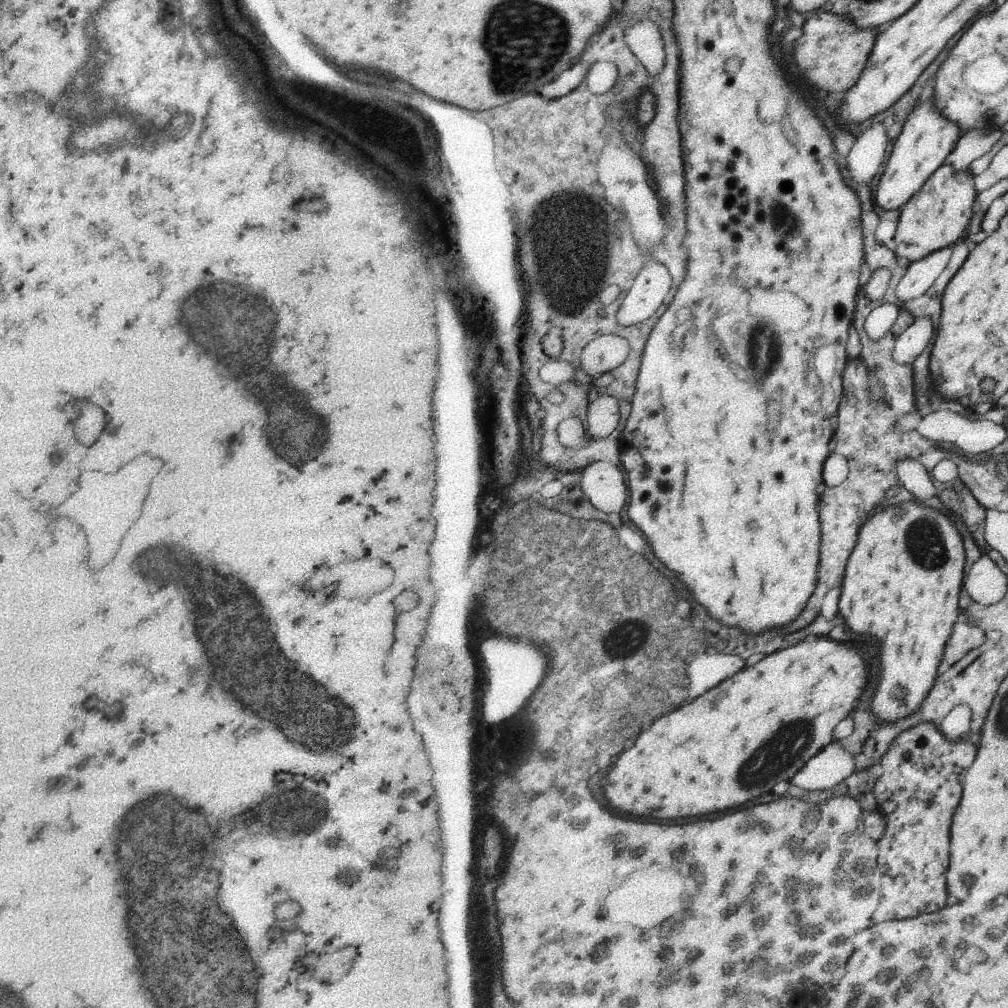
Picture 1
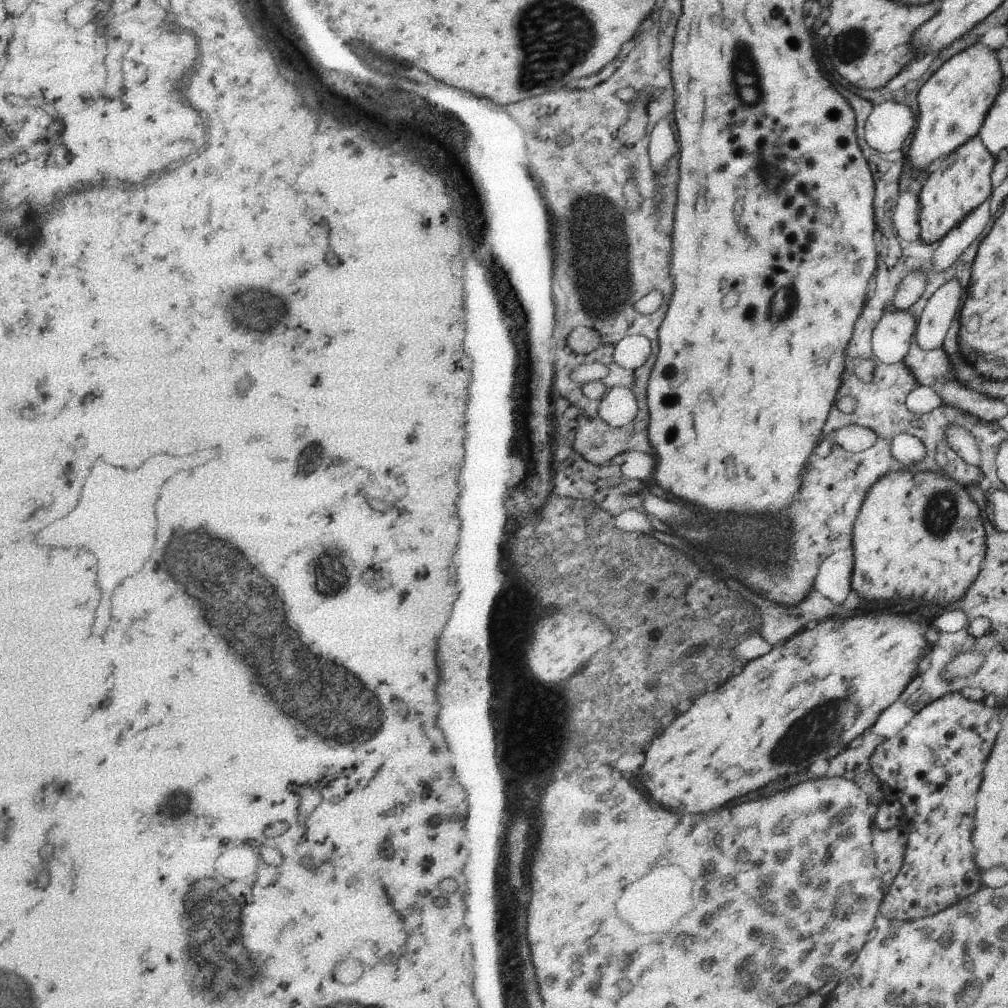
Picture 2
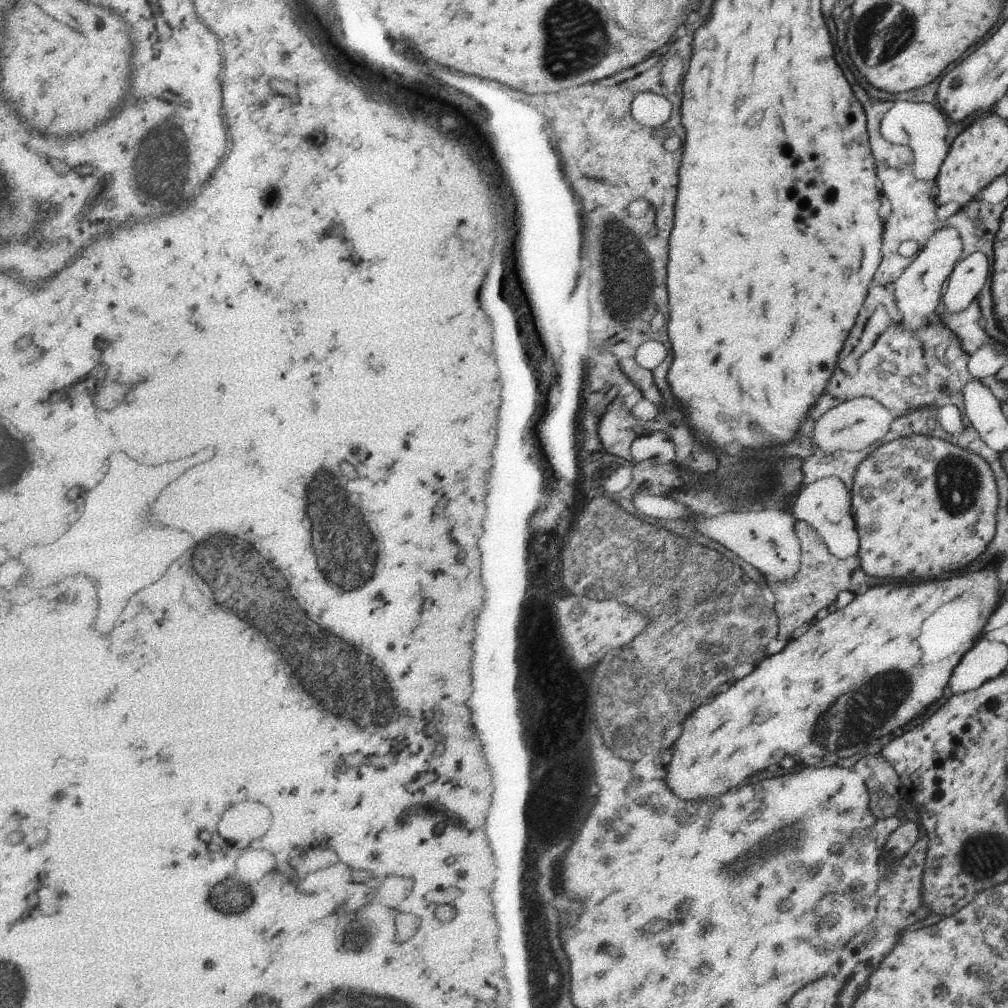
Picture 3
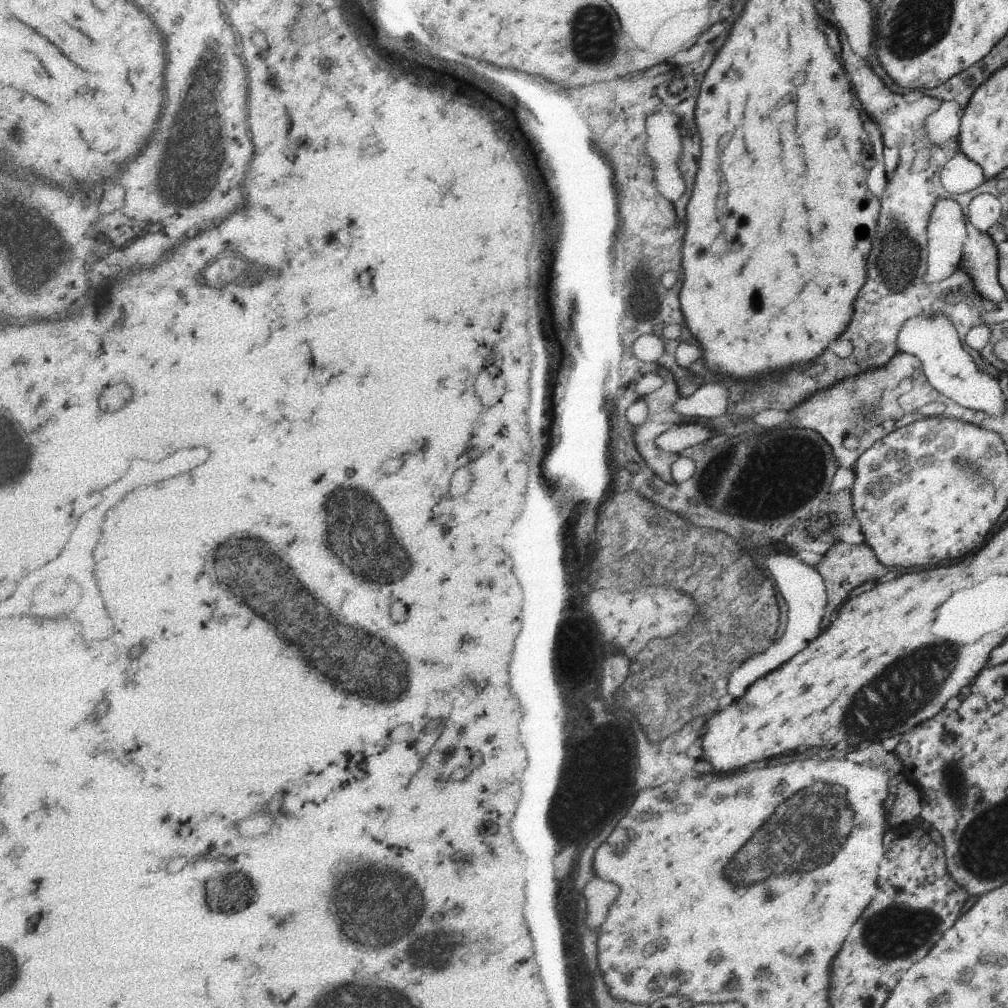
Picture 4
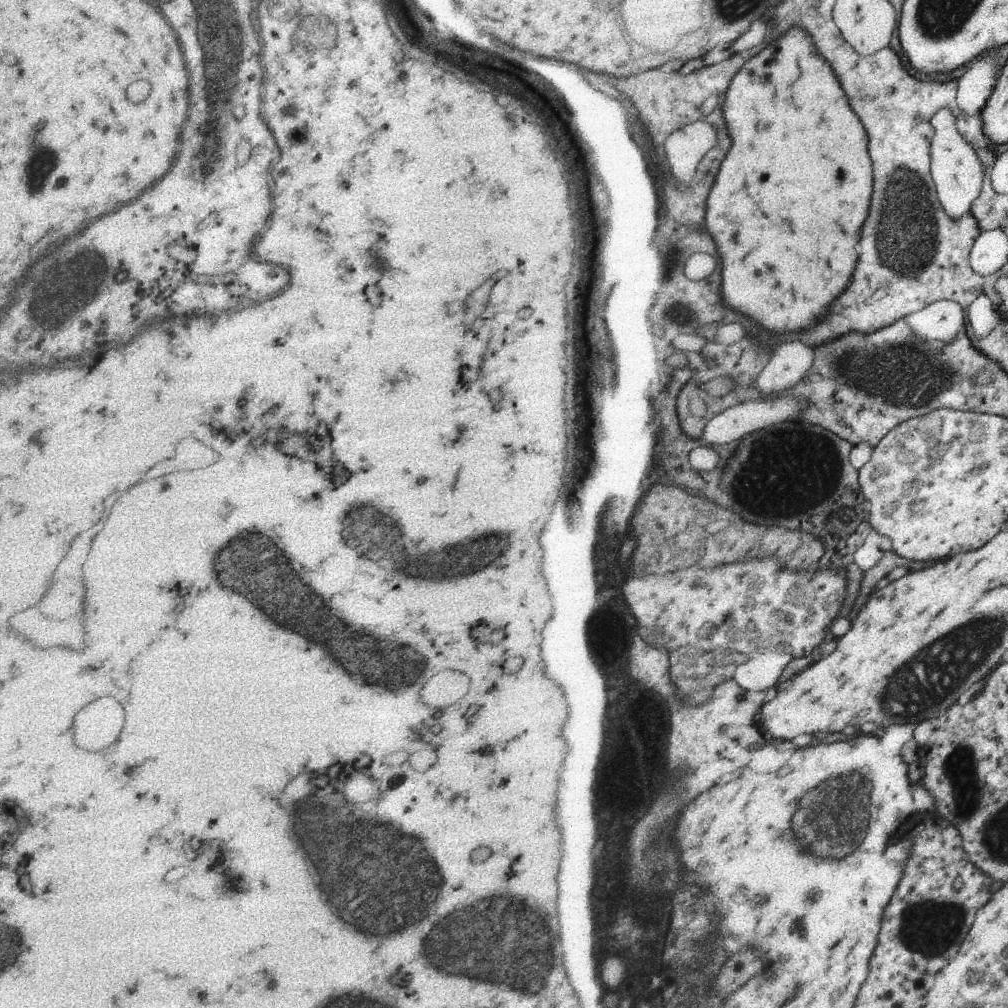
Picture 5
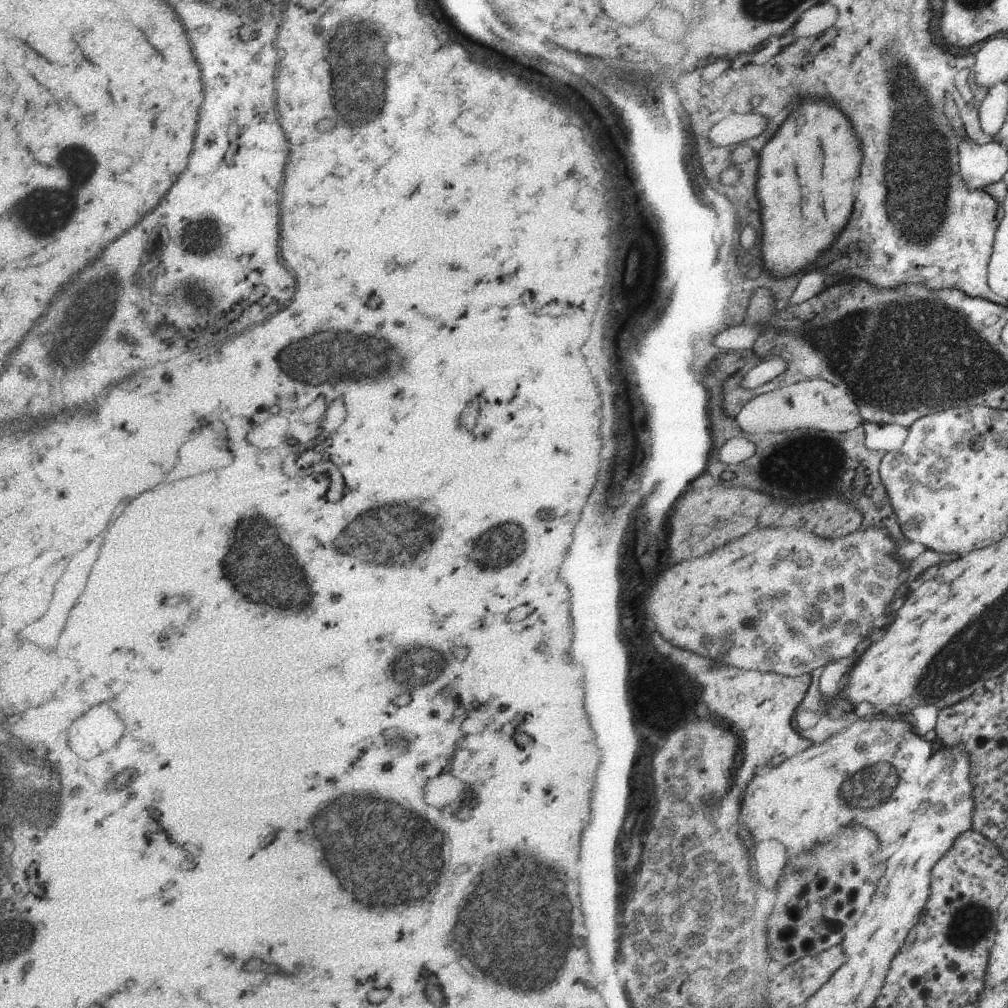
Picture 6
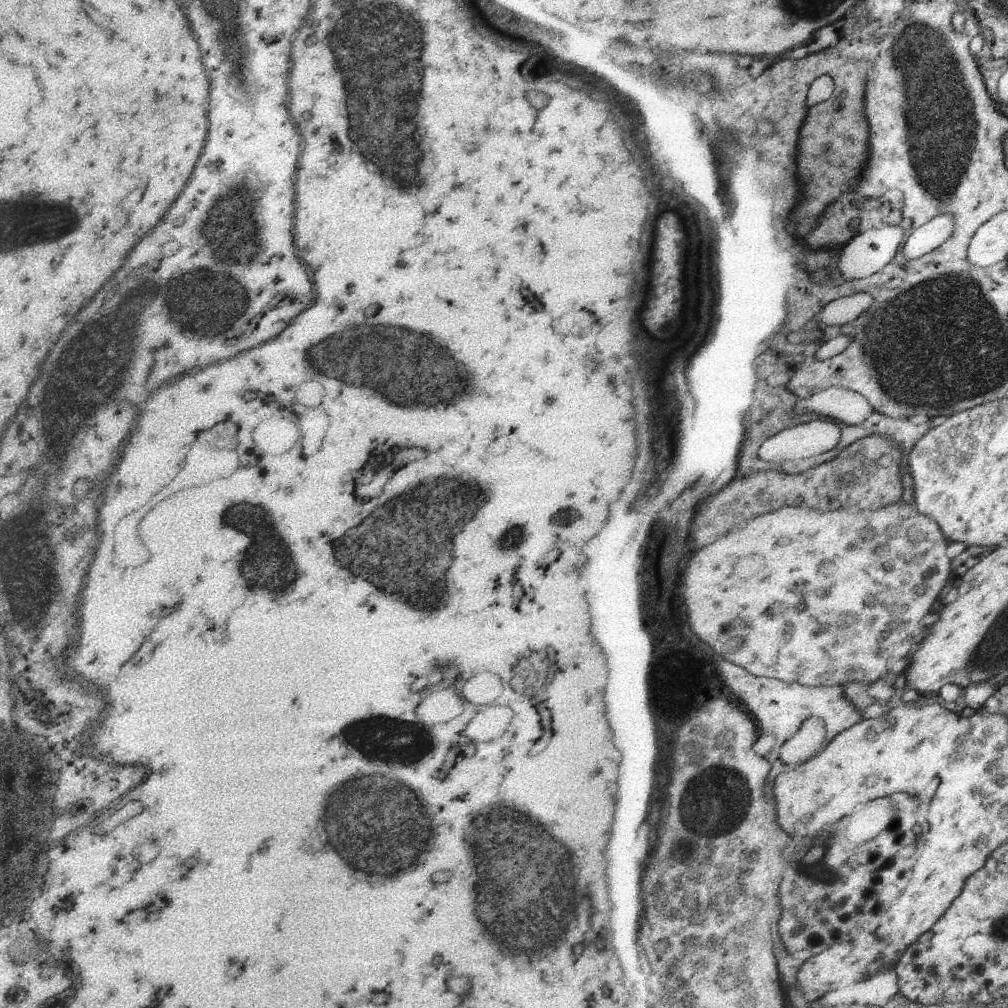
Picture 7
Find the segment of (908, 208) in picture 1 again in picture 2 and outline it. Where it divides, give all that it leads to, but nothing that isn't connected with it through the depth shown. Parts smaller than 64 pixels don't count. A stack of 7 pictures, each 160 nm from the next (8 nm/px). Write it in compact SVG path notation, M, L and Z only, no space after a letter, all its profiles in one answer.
M978 135L936 162L919 192L921 242L930 244L944 238L969 212L989 200L993 192L990 180L995 164L994 153L987 149Z

